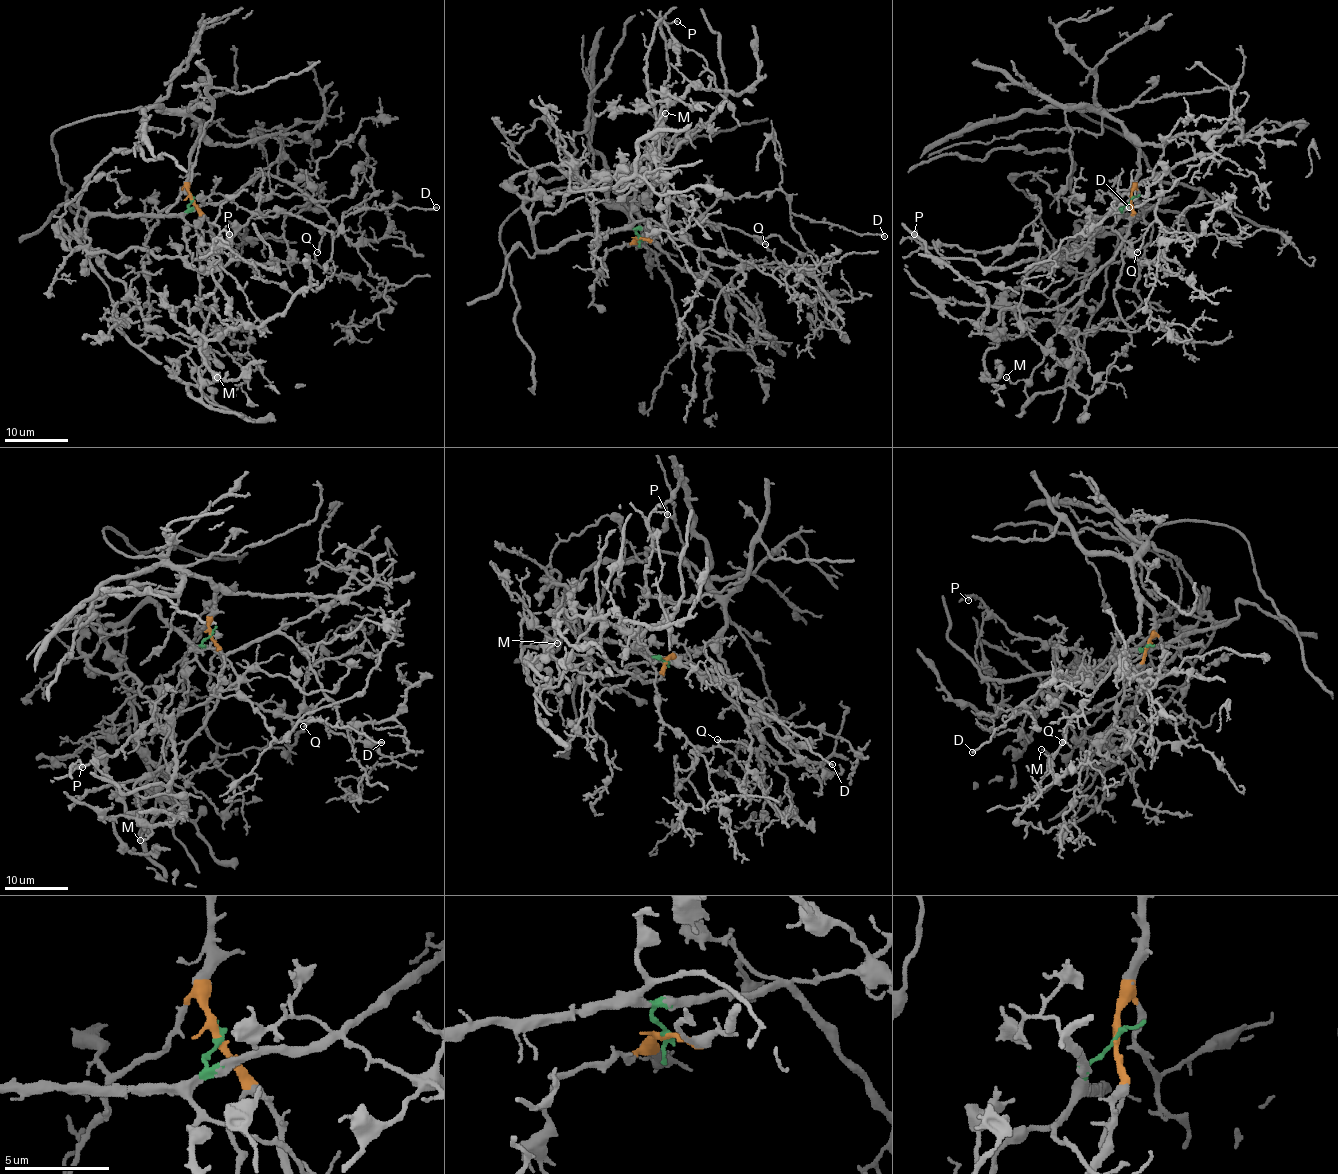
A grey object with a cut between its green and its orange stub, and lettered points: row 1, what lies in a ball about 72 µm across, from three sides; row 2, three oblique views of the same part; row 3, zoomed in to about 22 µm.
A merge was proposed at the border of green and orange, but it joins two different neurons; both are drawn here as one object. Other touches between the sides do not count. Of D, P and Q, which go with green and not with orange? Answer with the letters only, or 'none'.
D, P, Q

